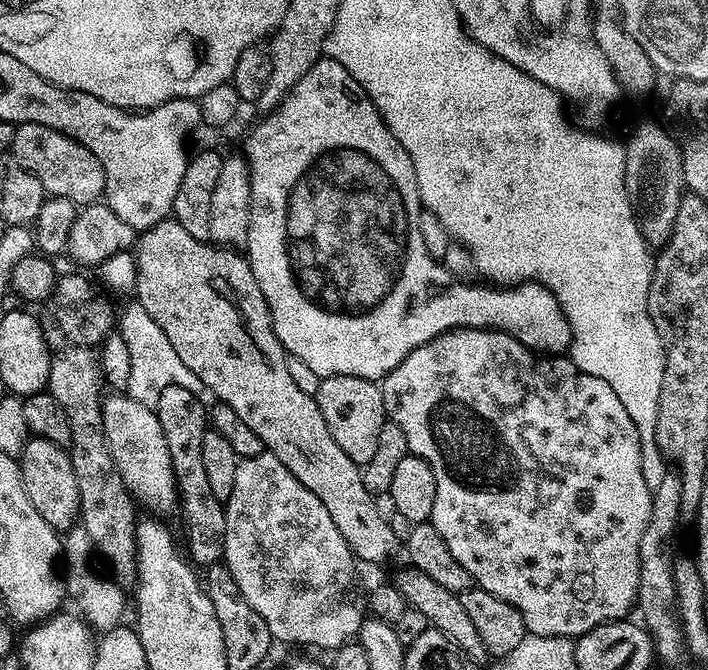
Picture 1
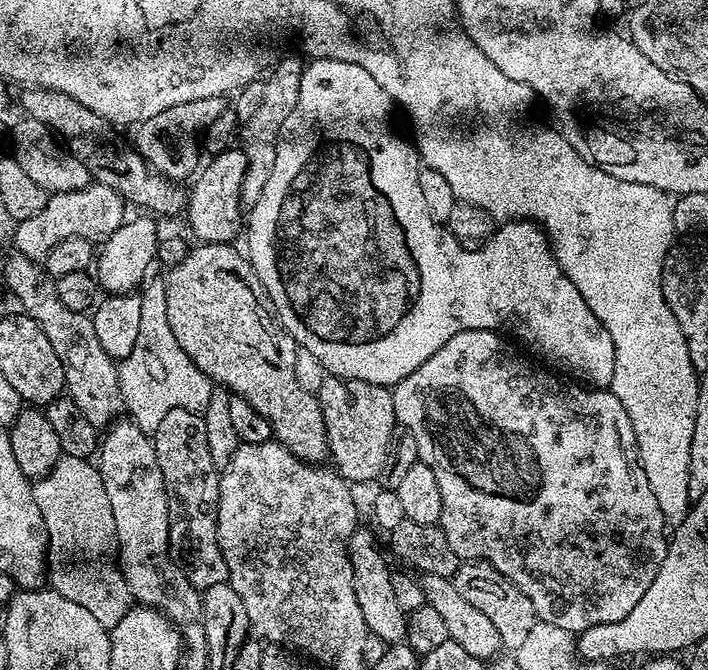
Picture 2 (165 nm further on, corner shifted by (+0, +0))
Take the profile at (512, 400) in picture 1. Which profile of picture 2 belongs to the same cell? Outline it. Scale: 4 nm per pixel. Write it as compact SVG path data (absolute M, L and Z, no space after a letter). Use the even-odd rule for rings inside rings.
M490 328L462 330L458 334L454 334L454 338L450 338L446 342L446 346L442 346L442 350L430 354L430 358L426 358L426 362L422 362L422 366L418 366L418 370L414 370L409 376L398 381L391 389L396 423L399 427L410 430L410 434L414 434L414 442L418 442L419 463L430 466L430 470L434 470L434 478L438 478L438 486L442 490L442 514L440 515L439 525L446 534L446 542L450 542L450 550L454 550L454 554L460 557L461 561L485 560L486 562L490 562L490 566L494 566L494 570L498 570L498 574L510 578L510 582L514 586L518 586L518 590L522 590L522 594L526 594L526 598L530 598L530 602L536 611L536 619L541 624L562 626L562 630L579 634L585 632L587 628L595 624L618 622L622 618L626 618L626 614L630 614L630 610L634 610L634 606L638 606L642 594L646 594L646 590L650 590L650 582L654 582L654 574L658 574L658 566L662 562L662 558L666 558L666 554L668 553L666 532L664 536L664 531L666 531L664 515L662 514L662 510L658 510L658 498L654 498L654 490L650 490L650 482L646 482L646 470L642 470L642 462L638 454L634 426L630 422L630 418L626 414L622 402L618 402L618 398L612 391L605 390L600 386L587 386L588 388L583 388L580 384L571 384L568 380L559 380L559 378L555 376L555 374L557 375L555 371L549 370L539 363L536 363L537 365L531 364L531 362L527 360L529 357L525 355L515 343L512 343L512 345L507 344L504 340L500 340L500 334L499 331Z

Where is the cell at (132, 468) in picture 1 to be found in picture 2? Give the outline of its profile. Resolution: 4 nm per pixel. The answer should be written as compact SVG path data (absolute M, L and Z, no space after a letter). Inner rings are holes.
M13 255L4 264L4 280L8 283L9 290L16 292L24 307L21 309L33 316L42 326L46 338L50 338L50 346L54 346L64 367L66 395L74 401L78 410L82 410L82 414L86 414L86 418L90 418L92 424L107 425L117 415L115 412L119 410L120 404L122 408L117 361L106 354L106 350L102 350L102 342L98 342L98 334L94 334L91 315L70 310L56 293L55 287L51 283L44 284L45 269L41 265L39 268L31 260L31 255Z

